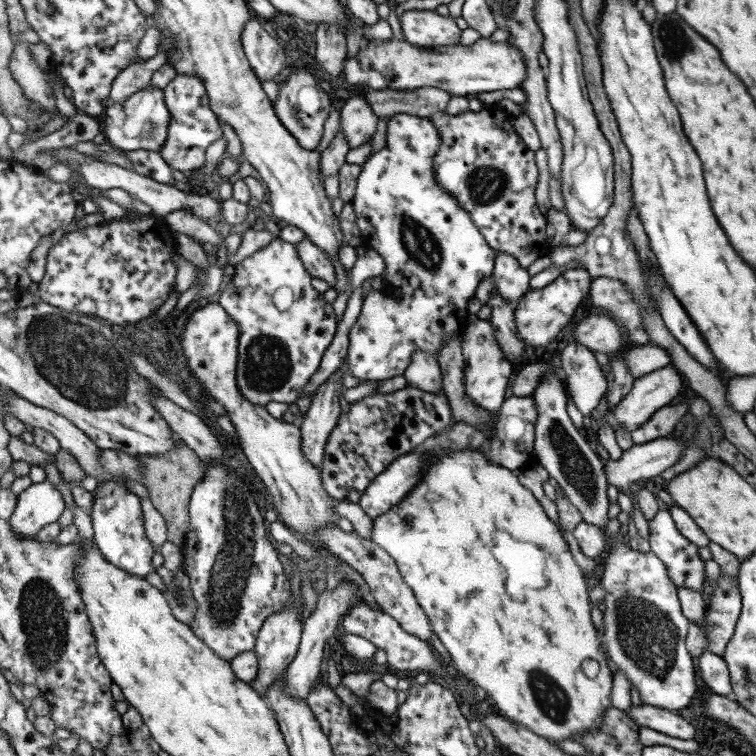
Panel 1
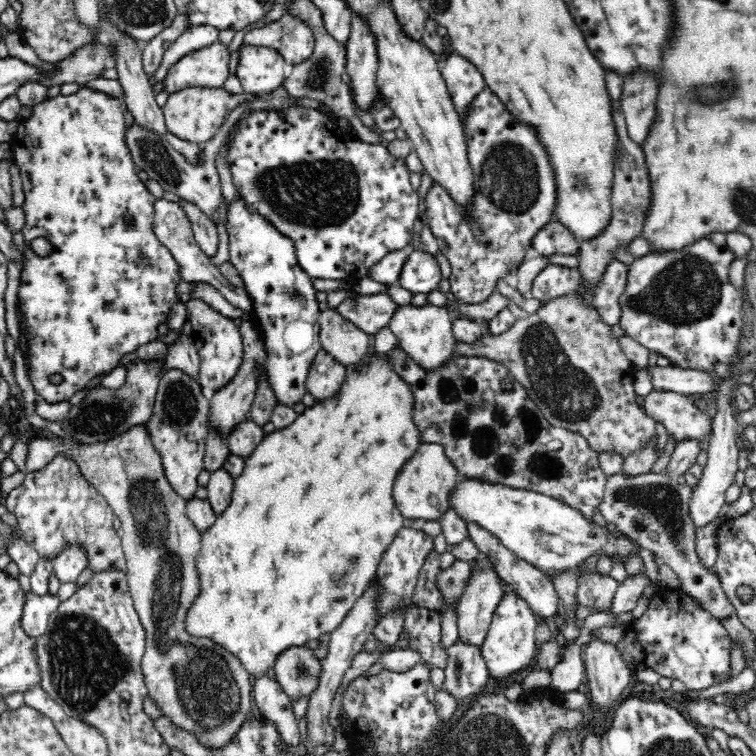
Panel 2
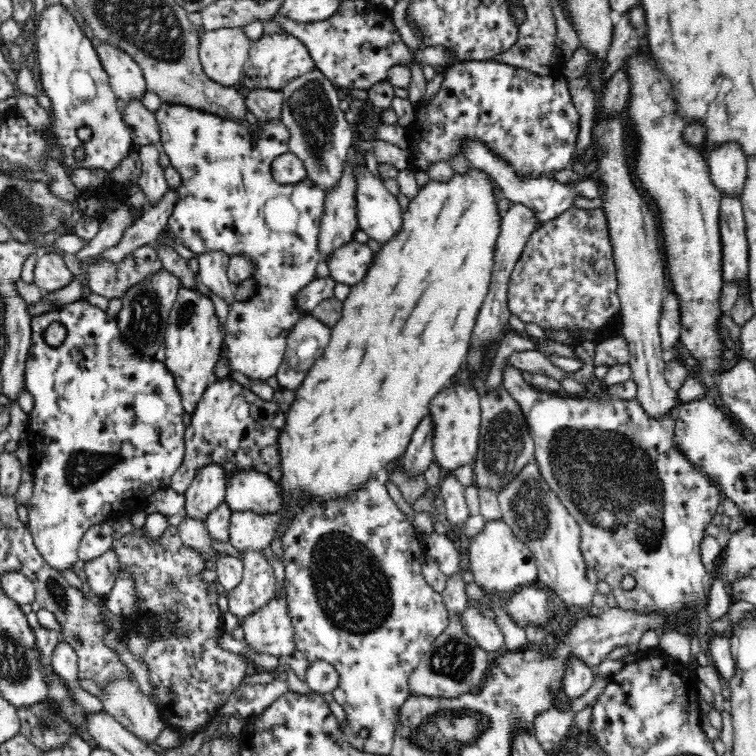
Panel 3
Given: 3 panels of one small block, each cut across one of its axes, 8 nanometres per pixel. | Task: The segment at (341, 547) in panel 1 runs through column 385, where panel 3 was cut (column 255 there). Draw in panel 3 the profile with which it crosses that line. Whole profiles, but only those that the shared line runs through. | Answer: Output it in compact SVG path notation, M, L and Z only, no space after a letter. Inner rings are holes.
M240 550L243 577L240 584L227 592L229 611L242 619L252 614L274 596L276 577L262 550Z

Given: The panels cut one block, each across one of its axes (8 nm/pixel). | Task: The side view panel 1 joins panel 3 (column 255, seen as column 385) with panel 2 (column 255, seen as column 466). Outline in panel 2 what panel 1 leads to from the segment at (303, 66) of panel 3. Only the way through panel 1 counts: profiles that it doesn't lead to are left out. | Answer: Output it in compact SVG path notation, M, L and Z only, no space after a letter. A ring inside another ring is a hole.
M244 44L239 49L235 75L245 93L263 95L283 84L289 67L276 48Z

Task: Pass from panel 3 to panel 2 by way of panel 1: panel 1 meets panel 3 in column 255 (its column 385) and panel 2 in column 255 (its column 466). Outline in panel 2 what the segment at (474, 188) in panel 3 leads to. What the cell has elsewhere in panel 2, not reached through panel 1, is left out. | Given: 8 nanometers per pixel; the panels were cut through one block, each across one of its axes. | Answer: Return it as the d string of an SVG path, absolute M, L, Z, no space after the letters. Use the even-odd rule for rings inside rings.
M372 352L354 364L347 365L340 388L325 399L315 399L312 406L304 408L302 414L288 425L265 434L260 444L245 458L244 470L233 480L232 502L228 508L217 515L214 524L201 533L201 551L196 560L200 575L200 596L192 604L185 622L186 632L196 638L212 637L217 645L226 648L240 658L243 666L255 678L267 674L276 662L276 656L292 646L307 646L310 640L317 639L322 633L332 632L346 613L352 608L367 582L376 574L383 554L404 526L404 515L396 506L393 486L403 466L417 454L423 440L420 427L416 425L414 412L415 396L411 384L395 369L391 352Z

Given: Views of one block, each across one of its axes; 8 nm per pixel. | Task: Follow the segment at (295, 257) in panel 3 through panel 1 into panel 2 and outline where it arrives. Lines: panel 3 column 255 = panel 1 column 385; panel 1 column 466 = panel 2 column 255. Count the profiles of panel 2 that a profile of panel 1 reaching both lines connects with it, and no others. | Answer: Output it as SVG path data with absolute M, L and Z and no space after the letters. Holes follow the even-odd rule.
M242 196L232 200L226 208L226 234L228 234L228 260L236 268L238 276L252 301L251 316L254 318L257 330L261 335L261 342L265 352L264 367L268 373L270 387L276 395L277 401L290 405L301 402L307 392L305 387L311 362L316 353L322 349L320 342L320 302L316 298L318 290L314 288L314 280L300 266L296 257L295 243L285 236L272 221L260 215L255 209L247 205Z

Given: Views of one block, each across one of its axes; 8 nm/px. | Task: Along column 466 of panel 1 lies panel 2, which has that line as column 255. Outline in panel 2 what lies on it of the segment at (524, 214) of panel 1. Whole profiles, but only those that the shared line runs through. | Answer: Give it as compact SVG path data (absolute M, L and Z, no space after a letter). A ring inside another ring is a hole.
M304 106L288 107L278 112L264 110L252 112L238 124L238 130L236 130L226 152L226 162L230 165L233 183L237 187L238 193L247 202L247 205L251 206L251 209L255 209L260 212L261 216L272 221L285 236L288 236L295 243L296 257L298 257L300 266L312 278L341 280L345 285L350 286L364 278L367 270L380 262L387 254L409 248L414 233L414 222L419 219L420 197L411 186L406 160L392 156L384 144L369 144L349 138L346 132L340 128L333 114Z

